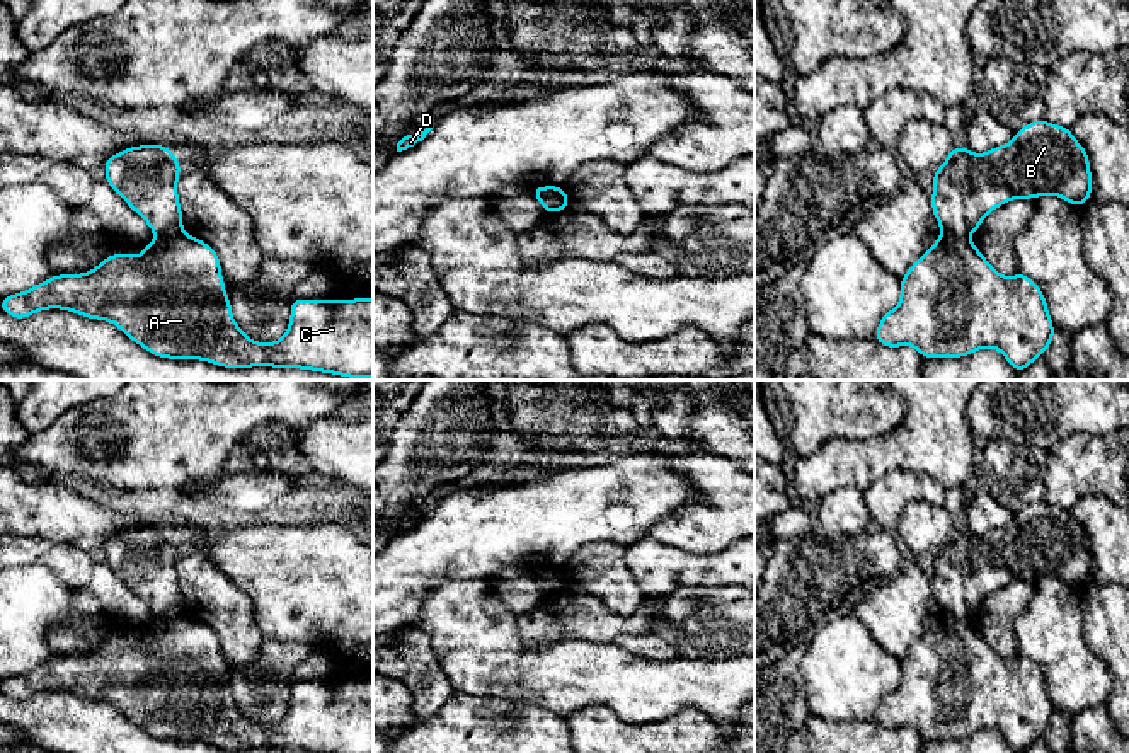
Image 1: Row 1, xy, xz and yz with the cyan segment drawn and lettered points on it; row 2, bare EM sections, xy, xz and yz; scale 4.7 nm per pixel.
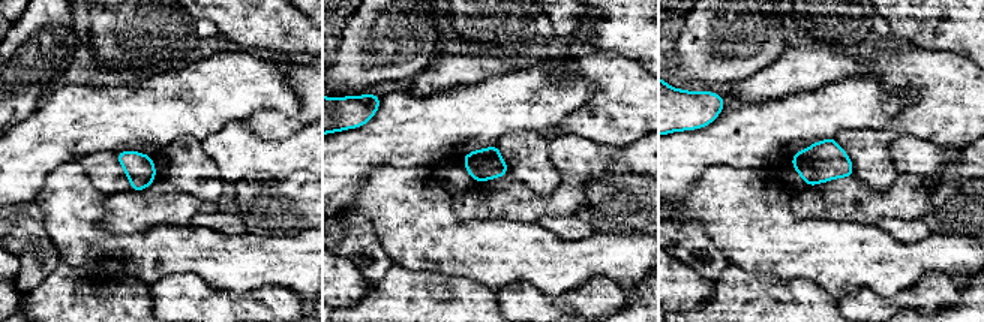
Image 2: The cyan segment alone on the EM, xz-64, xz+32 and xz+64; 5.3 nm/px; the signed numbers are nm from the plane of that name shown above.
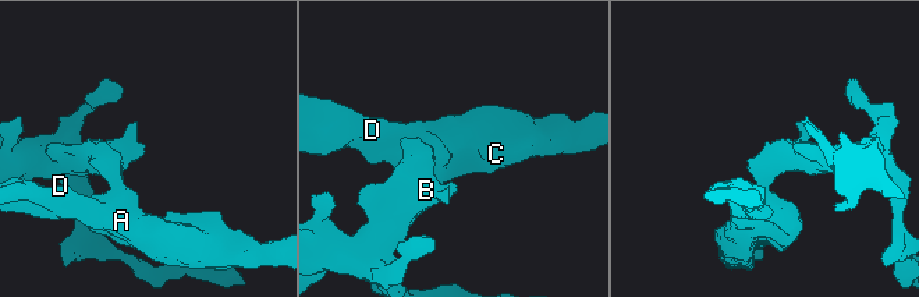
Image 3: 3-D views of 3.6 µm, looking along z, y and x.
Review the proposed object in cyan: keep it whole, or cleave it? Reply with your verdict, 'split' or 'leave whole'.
split

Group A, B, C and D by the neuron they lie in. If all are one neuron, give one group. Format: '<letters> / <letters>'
A C D / B

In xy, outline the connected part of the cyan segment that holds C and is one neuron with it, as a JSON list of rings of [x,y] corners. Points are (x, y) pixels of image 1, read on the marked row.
[[[184,232],[157,237],[143,254],[112,254],[83,274],[56,274],[37,286],[0,298],[2,310],[26,319],[37,310],[65,308],[89,319],[116,324],[129,339],[155,356],[204,359],[225,368],[303,368],[349,378],[373,378],[373,298],[291,298],[286,334],[262,344],[249,339],[232,317],[218,254],[206,242]]]

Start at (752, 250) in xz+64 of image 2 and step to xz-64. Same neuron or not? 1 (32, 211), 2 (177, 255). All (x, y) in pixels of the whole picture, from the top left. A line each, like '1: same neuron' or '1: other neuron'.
1: other neuron
2: same neuron

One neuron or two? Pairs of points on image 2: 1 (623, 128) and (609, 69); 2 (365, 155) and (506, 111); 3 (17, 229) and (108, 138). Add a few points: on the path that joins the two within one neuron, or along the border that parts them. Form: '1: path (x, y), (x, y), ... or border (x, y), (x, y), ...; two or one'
1: path (623, 113), (621, 84); one
2: path (399, 135), (407, 131), (429, 129), (471, 117); one
3: border (33, 199), (15, 204); two

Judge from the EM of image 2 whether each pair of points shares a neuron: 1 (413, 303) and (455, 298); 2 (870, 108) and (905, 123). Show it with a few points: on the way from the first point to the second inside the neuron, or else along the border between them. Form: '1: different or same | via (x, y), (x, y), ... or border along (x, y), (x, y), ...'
1: same | via (423, 303), (444, 303)
2: different | border along (915, 96), (911, 104), (881, 126), (860, 129)

